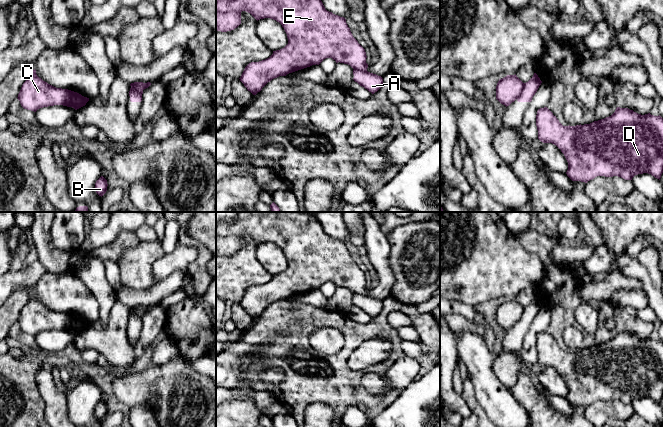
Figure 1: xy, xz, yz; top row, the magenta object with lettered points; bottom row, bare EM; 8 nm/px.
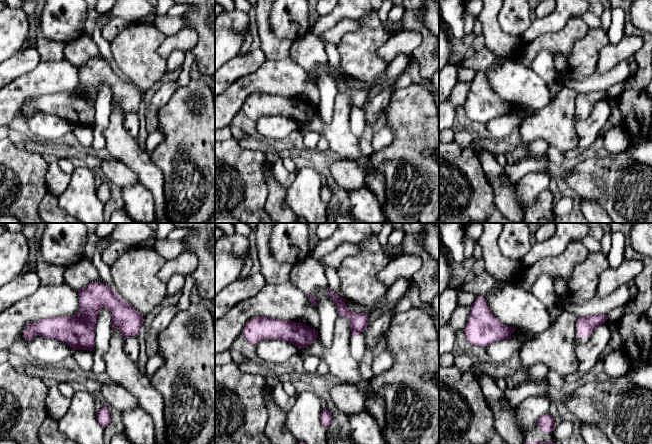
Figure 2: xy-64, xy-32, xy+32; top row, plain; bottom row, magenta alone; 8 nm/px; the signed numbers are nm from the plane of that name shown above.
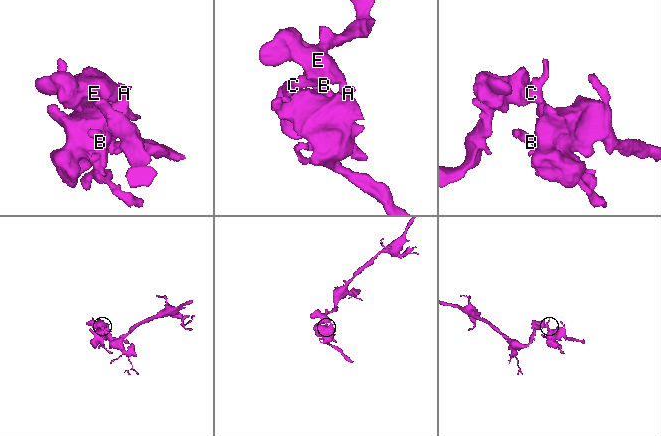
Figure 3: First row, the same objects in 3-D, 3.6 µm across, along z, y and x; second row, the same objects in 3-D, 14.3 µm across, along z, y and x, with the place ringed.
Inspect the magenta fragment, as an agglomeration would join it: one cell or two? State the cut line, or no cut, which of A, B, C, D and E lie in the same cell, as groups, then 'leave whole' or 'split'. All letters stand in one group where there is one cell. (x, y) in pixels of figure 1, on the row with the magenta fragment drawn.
cut yz (524, 83), (521, 93), (516, 98); groups A B D / C E; split

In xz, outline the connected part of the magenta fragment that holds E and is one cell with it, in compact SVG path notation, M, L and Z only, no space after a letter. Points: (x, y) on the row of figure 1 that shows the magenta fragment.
M217 0L216 30L227 32L237 28L241 24L242 11L250 13L257 21L264 18L276 20L288 38L284 48L273 51L265 60L251 62L245 67L239 79L253 95L272 79L319 65L326 58L348 64L353 69L366 71L368 68L365 49L353 37L346 19L327 11L321 0Z

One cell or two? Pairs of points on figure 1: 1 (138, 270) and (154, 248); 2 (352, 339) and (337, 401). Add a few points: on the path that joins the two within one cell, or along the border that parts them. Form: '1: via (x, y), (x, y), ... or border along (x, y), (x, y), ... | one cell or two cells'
1: via (138, 265), (149, 253) | one cell
2: via (344, 354), (339, 360), (339, 386) | one cell

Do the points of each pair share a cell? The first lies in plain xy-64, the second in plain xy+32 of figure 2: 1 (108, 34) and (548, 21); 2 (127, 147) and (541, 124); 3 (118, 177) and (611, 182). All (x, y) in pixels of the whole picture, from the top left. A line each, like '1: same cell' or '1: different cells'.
1: different cells
2: same cell
3: same cell

